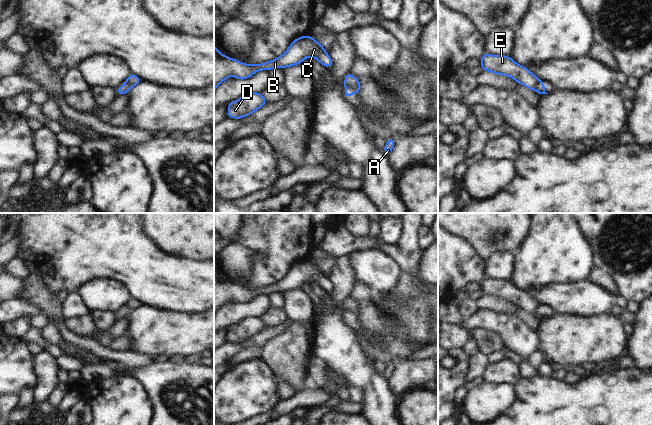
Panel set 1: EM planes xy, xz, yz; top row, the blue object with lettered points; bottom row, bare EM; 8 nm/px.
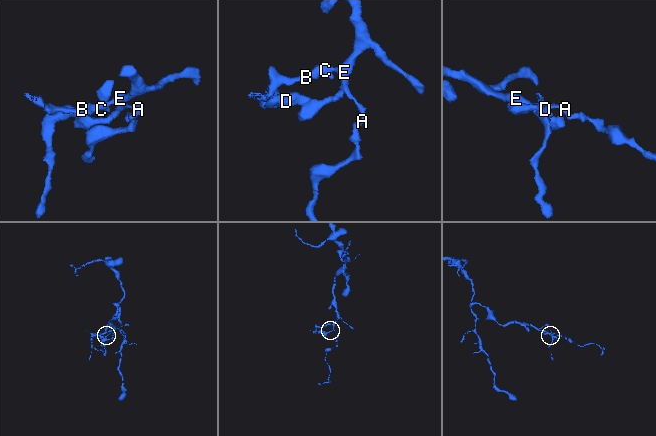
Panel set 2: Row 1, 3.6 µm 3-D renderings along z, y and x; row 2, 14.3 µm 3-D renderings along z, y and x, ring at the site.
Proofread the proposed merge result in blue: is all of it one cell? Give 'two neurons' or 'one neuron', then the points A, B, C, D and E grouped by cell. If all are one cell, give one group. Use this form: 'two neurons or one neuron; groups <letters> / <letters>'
two neurons; groups A B C E / D

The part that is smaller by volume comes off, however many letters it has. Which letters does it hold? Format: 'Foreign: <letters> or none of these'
Foreign: D

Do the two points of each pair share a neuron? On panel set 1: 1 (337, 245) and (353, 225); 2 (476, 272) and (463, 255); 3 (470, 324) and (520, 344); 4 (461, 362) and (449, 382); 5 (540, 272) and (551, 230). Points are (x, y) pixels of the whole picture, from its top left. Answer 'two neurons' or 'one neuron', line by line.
1: two neurons
2: one neuron
3: one neuron
4: one neuron
5: one neuron

